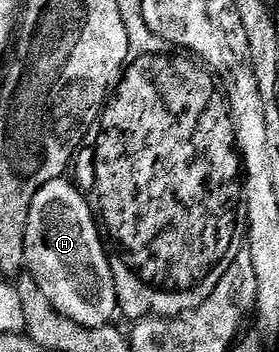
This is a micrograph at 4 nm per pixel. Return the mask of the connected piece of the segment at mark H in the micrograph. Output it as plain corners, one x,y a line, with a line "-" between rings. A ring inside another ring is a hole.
60,177
55,182
44,184
44,188
36,192
36,200
32,200
32,212
28,212
28,232
24,240
26,270
36,280
40,292
48,296
50,303
60,313
76,324
96,328
107,325
118,310
114,277
110,271
108,250
94,222
87,195
82,195
72,183
66,181
65,177

